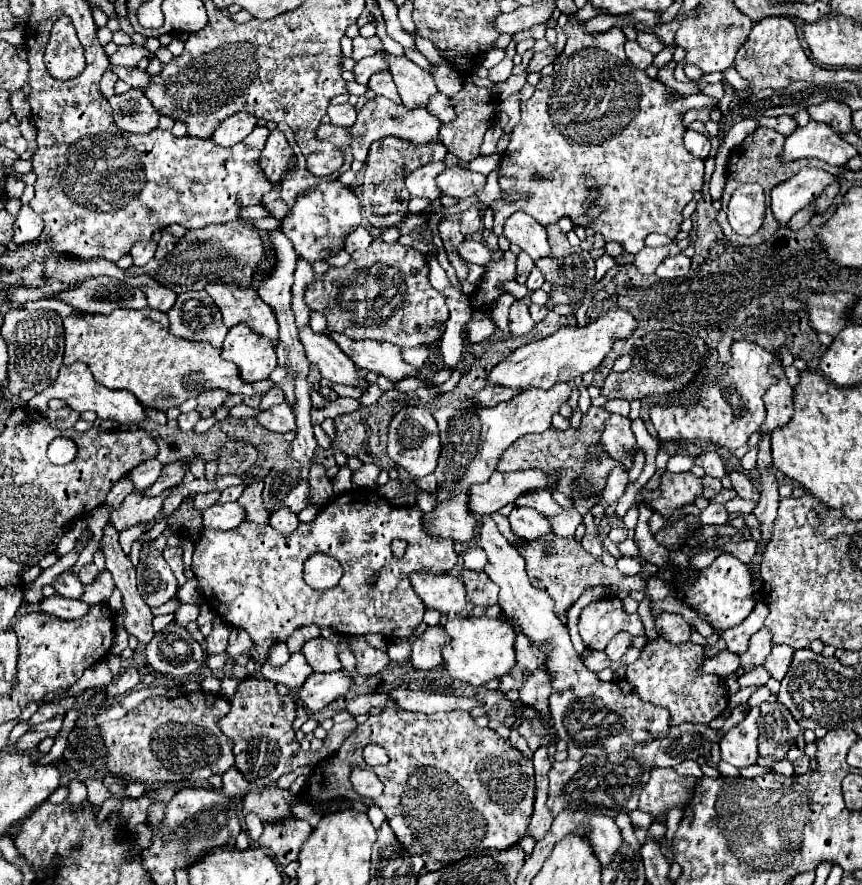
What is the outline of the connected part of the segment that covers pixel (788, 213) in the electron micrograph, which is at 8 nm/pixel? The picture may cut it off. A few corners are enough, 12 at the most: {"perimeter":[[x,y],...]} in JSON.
{"perimeter":[[803,168],[773,188],[773,214],[781,224],[817,200],[839,178]]}

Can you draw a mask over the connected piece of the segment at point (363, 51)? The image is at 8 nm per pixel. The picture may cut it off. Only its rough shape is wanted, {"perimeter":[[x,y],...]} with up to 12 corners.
{"perimeter":[[377,36],[353,38],[353,60],[373,56],[381,48]]}

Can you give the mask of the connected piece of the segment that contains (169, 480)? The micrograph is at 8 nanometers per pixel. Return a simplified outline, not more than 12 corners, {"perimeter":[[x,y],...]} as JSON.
{"perimeter":[[179,460],[165,464],[157,484],[141,496],[161,496],[179,484],[189,464]]}

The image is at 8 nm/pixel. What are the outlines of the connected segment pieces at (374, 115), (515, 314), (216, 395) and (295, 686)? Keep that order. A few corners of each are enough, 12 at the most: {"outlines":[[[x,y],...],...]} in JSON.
{"outlines":[[[383,96],[361,108],[351,126],[351,150],[365,162],[383,136],[427,144],[441,122],[425,108]],[[515,300],[509,310],[513,336],[525,336],[535,322],[523,300]],[[213,390],[197,396],[199,406],[217,410],[229,398],[227,392]],[[301,652],[281,668],[265,664],[265,680],[299,690],[313,670]]]}

